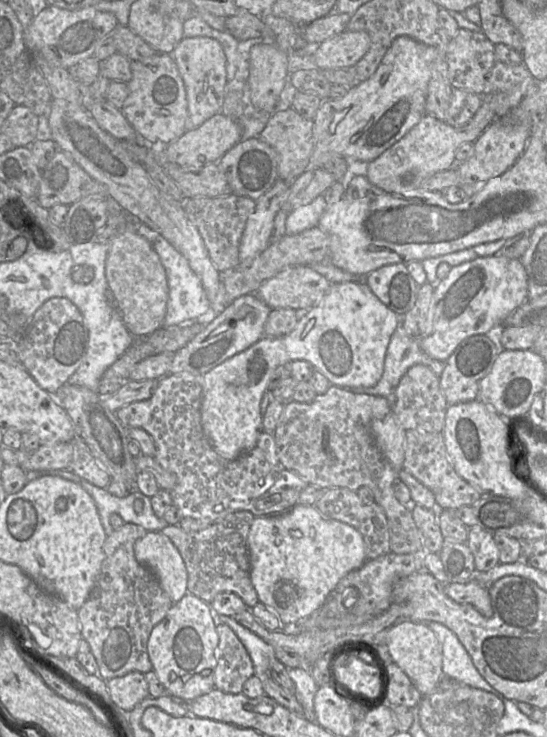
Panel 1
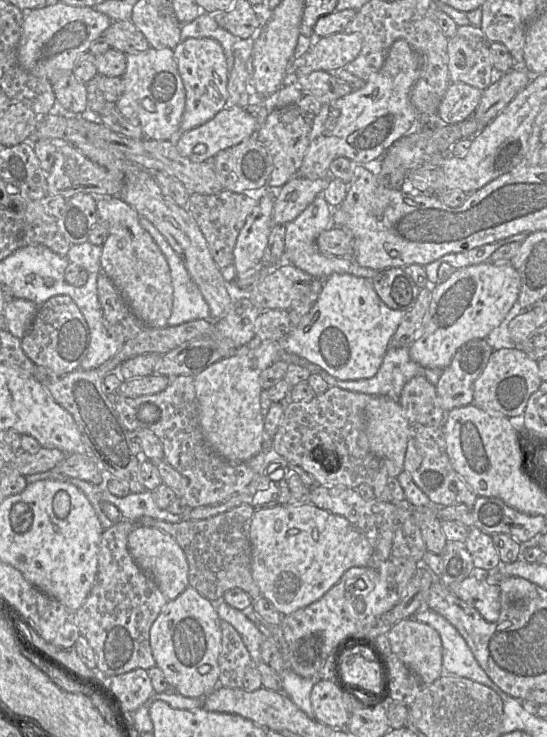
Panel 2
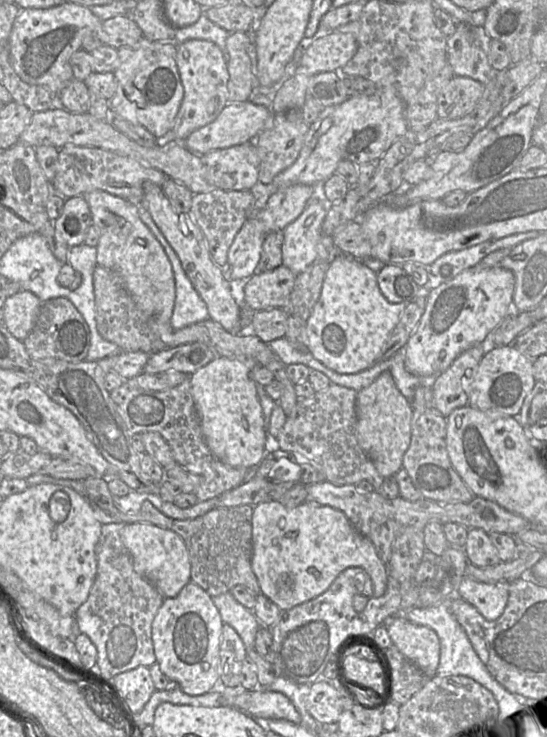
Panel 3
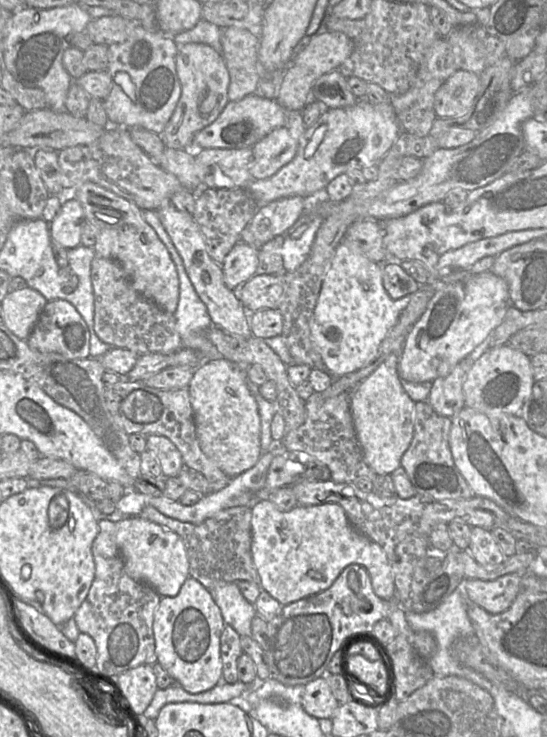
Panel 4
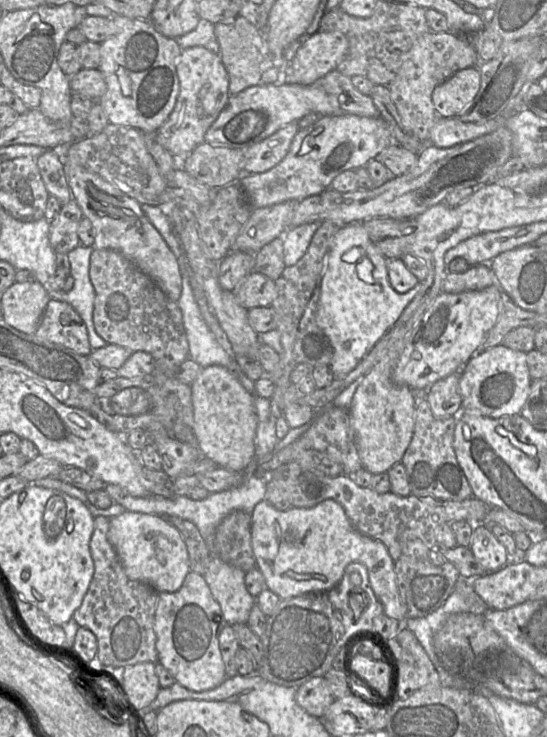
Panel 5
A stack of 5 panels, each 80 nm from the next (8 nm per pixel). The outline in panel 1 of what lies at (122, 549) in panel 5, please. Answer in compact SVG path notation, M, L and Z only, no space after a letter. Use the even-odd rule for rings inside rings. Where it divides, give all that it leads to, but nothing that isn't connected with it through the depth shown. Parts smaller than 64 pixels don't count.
M148 531L135 542L137 561L158 579L173 602L188 593L188 572L185 562L173 542L161 532Z

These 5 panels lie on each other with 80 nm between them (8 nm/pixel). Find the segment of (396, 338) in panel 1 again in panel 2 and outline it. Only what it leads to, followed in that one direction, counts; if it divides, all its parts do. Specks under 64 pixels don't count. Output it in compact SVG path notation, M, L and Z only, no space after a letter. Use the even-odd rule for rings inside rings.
M389 347L376 375L374 375L372 378L362 379L362 380L347 380L347 381L339 380L331 376L329 373L327 373L325 370L318 367L317 365L314 365L308 362L307 360L299 357L298 355L295 355L290 352L283 352L281 355L281 359L279 360L283 360L288 364L297 364L306 367L311 372L311 374L313 373L319 374L330 387L337 386L344 390L348 390L356 393L364 393L371 396L386 396L397 402L400 398L403 387L412 378L416 376L423 376L431 384L436 386L443 370L443 369L424 368L421 365L415 363L410 358L409 347L401 347L401 348Z

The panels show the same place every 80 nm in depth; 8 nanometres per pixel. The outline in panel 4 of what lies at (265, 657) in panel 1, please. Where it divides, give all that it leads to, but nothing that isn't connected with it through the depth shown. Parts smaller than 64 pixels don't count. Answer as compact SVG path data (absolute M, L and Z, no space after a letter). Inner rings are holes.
M235 582L209 589L219 606L225 624L232 626L240 636L251 636L251 622L257 614L254 604L248 602Z

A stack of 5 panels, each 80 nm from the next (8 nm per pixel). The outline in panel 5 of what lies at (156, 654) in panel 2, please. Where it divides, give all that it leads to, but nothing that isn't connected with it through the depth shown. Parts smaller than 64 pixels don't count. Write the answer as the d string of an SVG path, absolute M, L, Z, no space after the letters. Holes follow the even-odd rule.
M190 570L179 590L158 593L154 621L158 663L189 690L201 692L216 688L227 677L219 648L219 634L225 625L221 607L204 576Z

